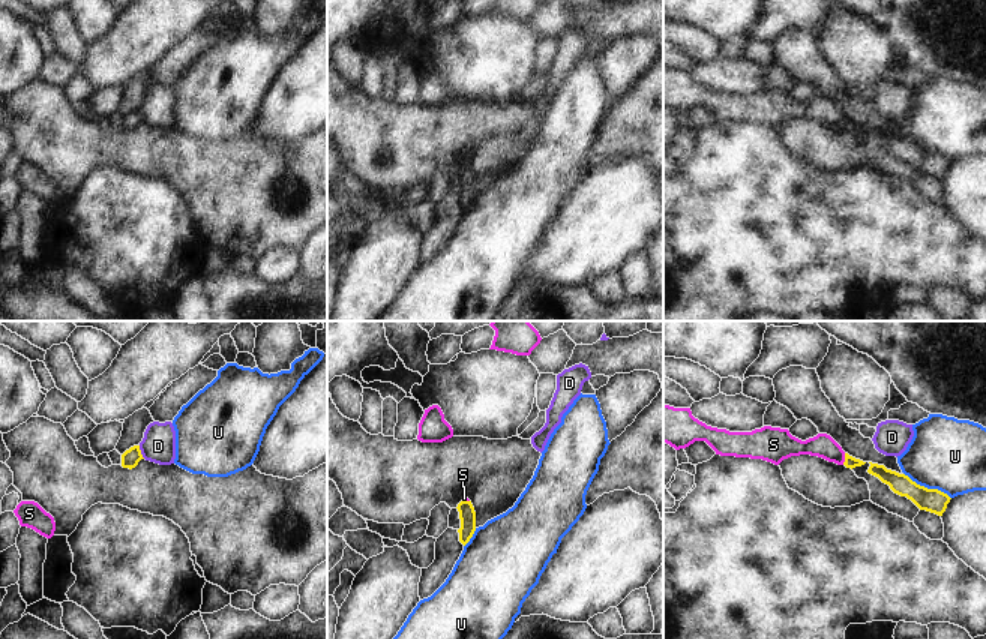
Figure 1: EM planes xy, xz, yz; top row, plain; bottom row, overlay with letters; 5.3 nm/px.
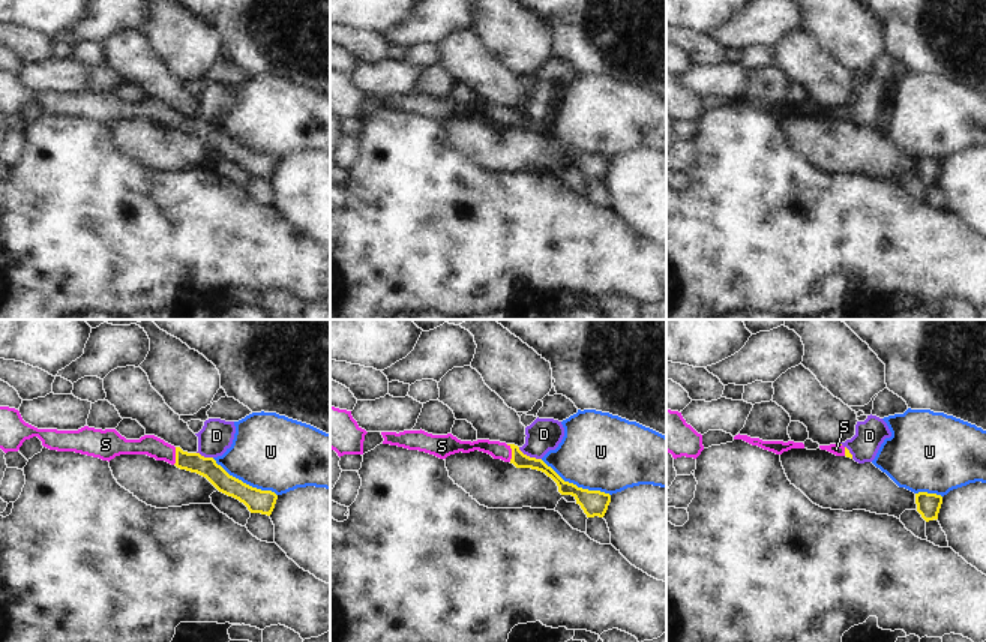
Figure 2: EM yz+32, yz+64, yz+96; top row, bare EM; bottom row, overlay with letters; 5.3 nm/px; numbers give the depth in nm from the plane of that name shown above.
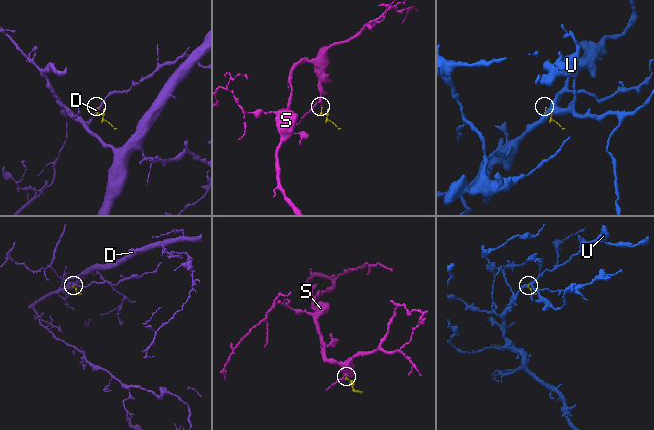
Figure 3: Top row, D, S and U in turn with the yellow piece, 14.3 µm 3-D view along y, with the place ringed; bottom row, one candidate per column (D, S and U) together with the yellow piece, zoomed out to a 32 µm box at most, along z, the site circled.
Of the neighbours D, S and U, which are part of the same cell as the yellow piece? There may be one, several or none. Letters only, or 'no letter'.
S

